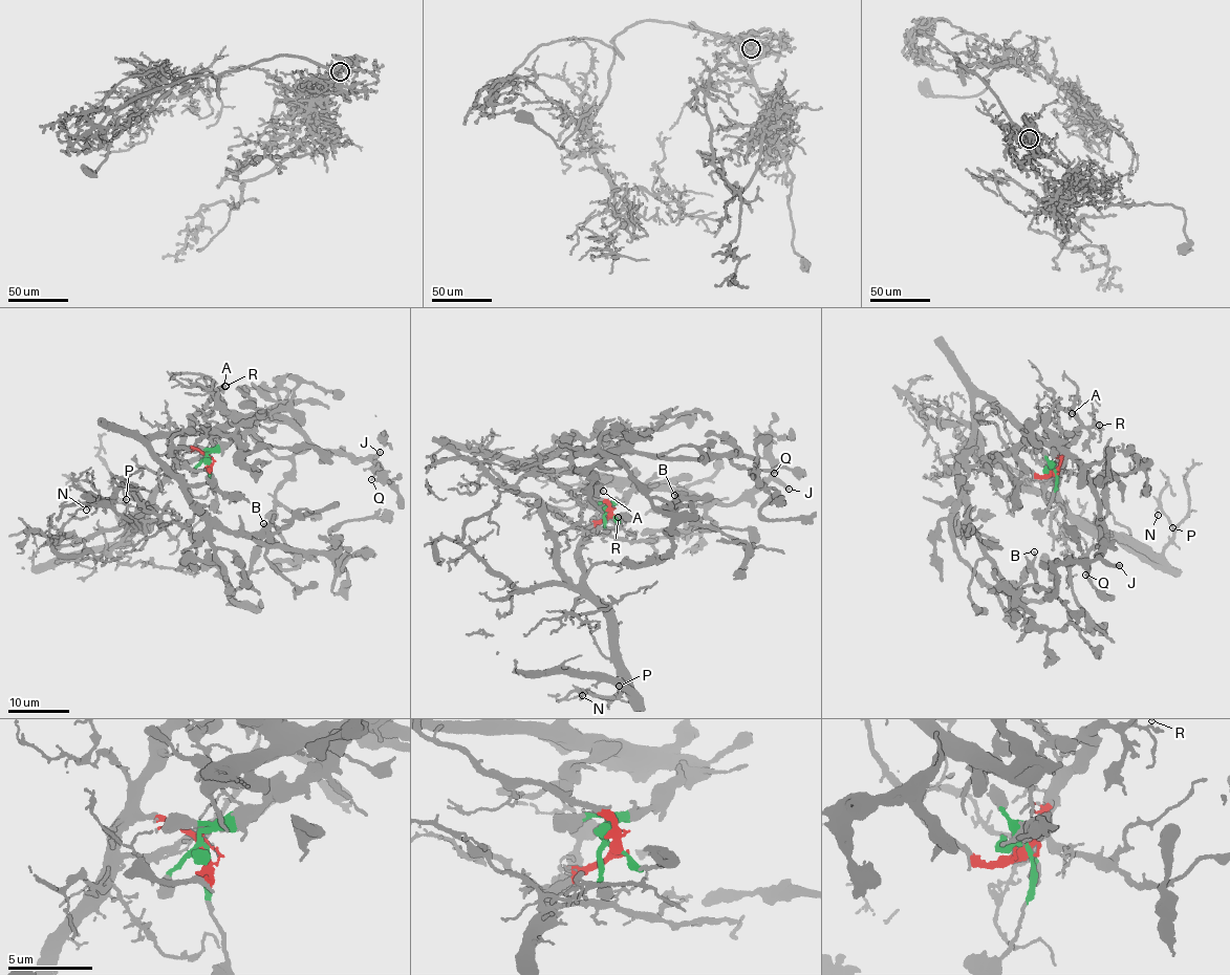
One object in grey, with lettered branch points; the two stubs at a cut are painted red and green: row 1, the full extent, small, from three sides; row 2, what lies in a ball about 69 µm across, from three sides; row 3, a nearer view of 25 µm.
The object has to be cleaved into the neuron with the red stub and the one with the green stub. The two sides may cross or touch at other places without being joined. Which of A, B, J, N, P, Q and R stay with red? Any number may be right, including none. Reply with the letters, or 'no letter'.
A, N, P, R

